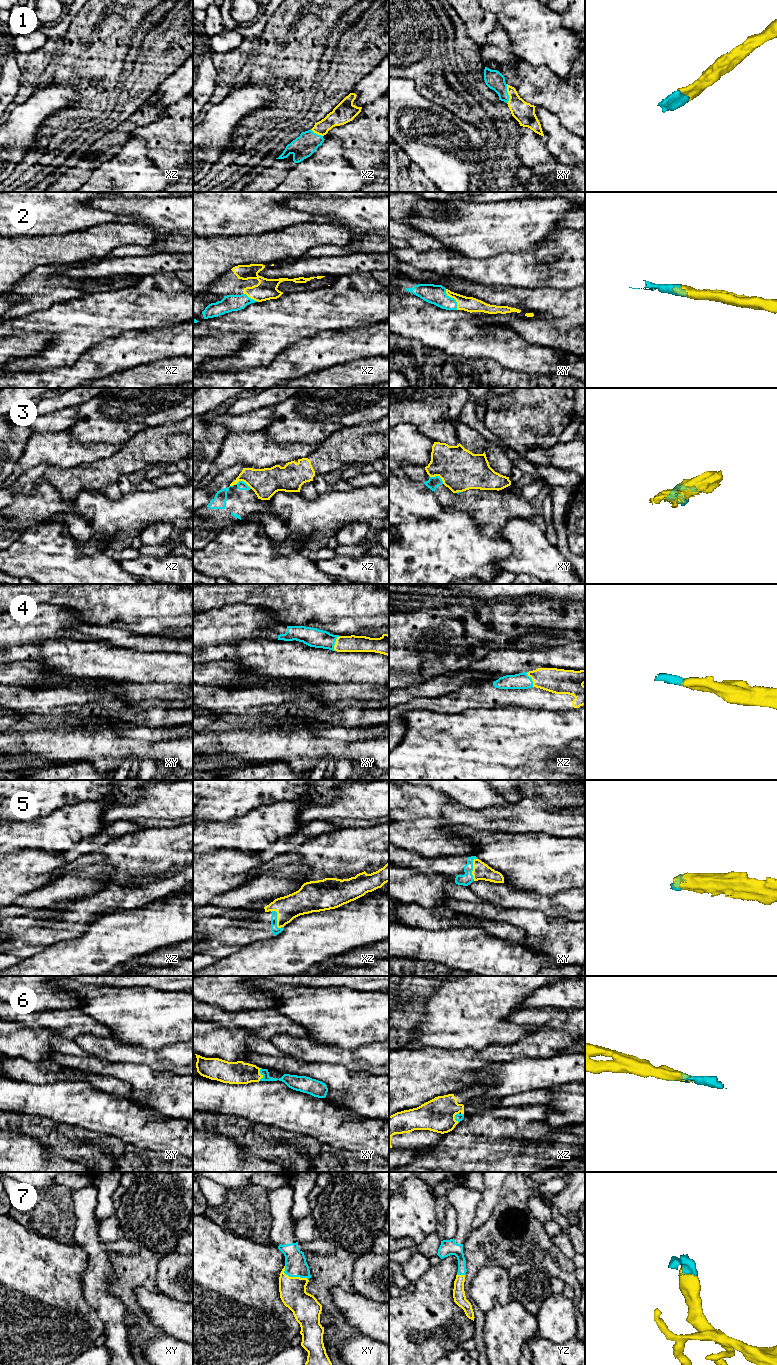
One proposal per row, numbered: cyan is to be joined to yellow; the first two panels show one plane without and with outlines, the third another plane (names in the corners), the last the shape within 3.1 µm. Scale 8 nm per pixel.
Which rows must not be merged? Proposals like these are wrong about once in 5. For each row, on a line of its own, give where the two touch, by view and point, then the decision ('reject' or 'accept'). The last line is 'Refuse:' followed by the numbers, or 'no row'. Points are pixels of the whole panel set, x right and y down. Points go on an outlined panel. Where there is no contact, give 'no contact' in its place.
1: meets yellow in xy at (508, 94); accept
2: meets yellow in xy at (453, 297); accept
3: meets yellow in xy at (438, 475); reject
4: meets yellow in xy at (335, 643); accept
5: meets yellow in xz at (277, 920); accept
6: meets yellow in xy at (260, 1074); accept
7: meets yellow in xy at (293, 1277); accept
Refuse: 3

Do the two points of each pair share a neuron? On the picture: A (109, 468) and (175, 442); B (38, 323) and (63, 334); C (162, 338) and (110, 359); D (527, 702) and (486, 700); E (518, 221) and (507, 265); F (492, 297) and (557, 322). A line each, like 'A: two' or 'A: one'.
A: one
B: one
C: one
D: one
E: two
F: one

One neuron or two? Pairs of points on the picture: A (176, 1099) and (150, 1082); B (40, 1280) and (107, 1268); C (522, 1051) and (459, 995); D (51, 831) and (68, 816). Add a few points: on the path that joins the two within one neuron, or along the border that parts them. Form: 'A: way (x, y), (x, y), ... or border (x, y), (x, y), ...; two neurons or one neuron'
A: way (170, 1094), (156, 1088); one neuron
B: border (82, 1249), (88, 1256), (84, 1296); two neurons
C: border (534, 1031), (518, 1042), (493, 1044), (490, 1047); two neurons
D: way (55, 829), (64, 820); one neuron

